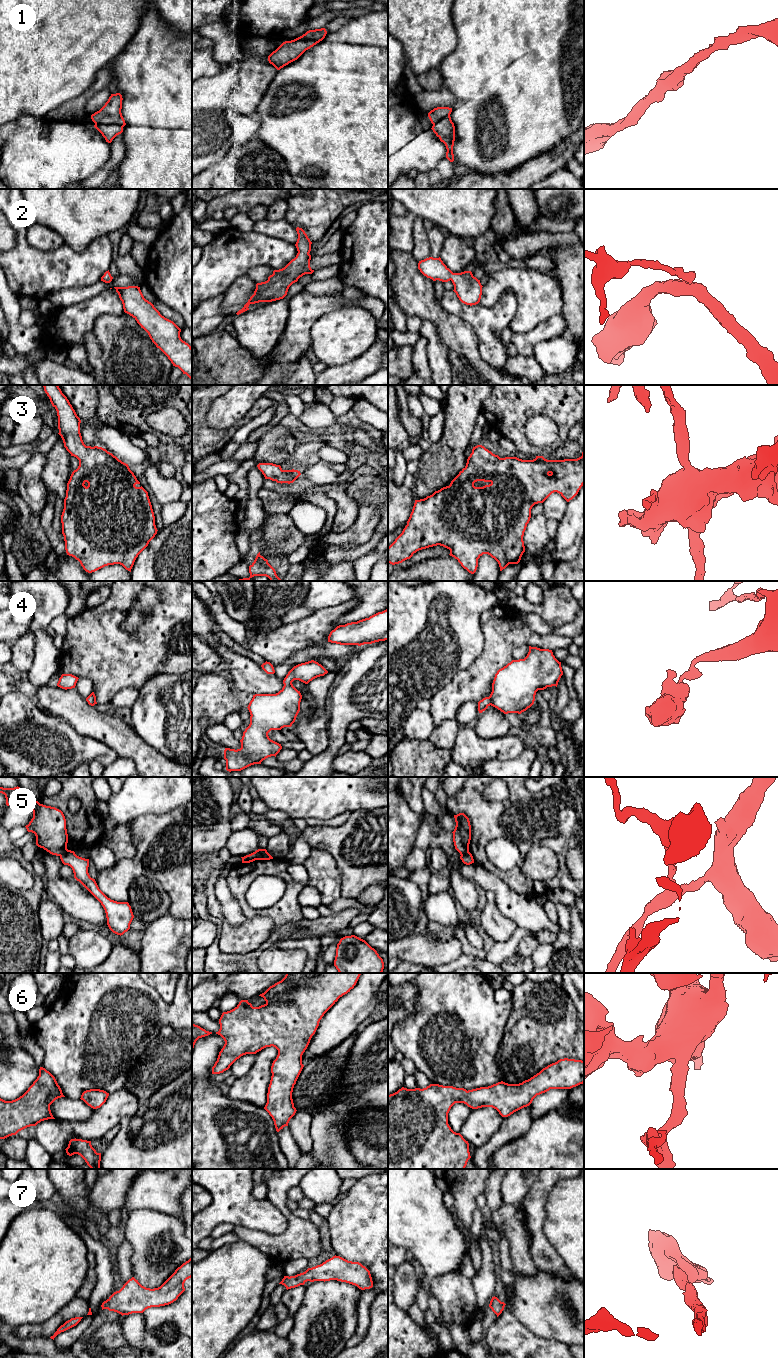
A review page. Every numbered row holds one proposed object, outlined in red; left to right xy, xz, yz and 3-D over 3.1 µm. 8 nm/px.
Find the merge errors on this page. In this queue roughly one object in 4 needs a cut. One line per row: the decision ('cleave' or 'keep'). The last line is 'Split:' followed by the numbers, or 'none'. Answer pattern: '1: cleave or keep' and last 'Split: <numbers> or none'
1: keep
2: keep
3: keep
4: keep
5: cleave
6: keep
7: keep
Split: 5

